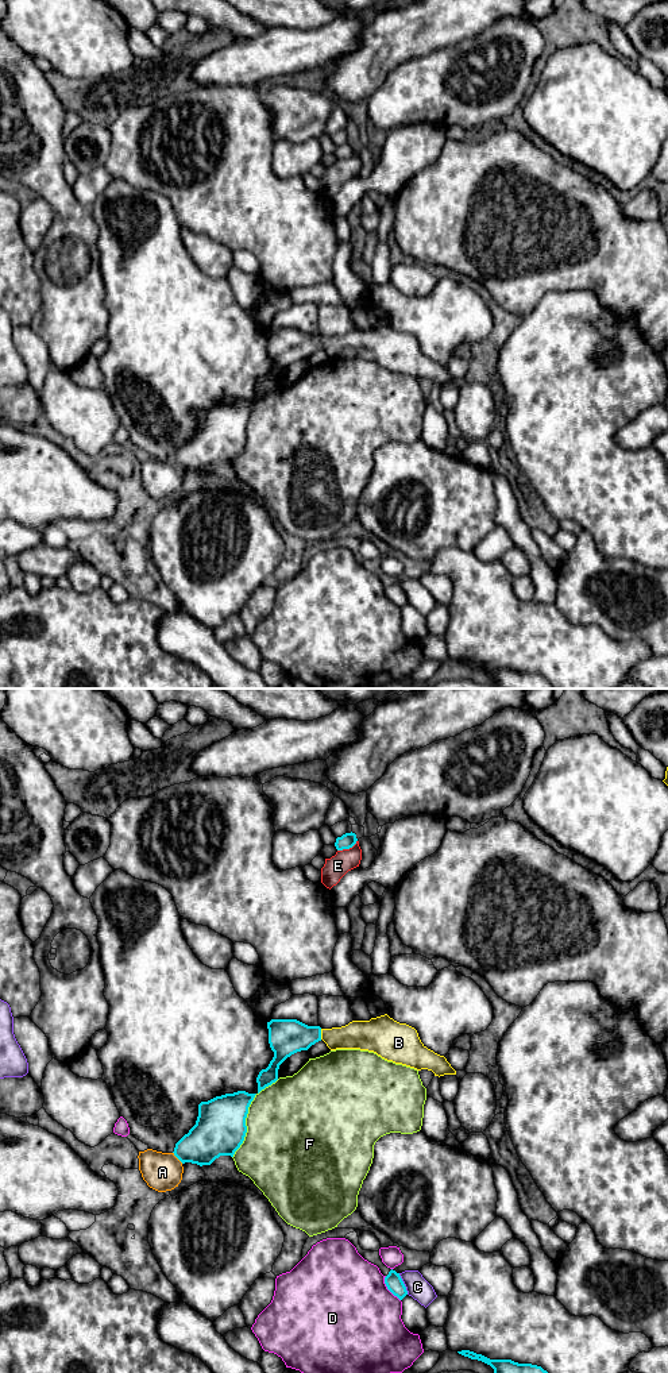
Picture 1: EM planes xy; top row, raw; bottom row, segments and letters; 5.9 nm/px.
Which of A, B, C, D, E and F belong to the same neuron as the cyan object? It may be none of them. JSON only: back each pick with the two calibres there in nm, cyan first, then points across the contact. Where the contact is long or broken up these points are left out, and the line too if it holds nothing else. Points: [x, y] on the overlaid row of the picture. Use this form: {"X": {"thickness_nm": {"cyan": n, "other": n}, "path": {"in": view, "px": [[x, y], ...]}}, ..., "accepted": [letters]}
{"B": {"thickness_nm": {"cyan": 220, "other": 180}, "path": {"in": "xy", "px": [[286, 1037], [320, 1034], [358, 1034]]}}, "accepted": ["B"]}

